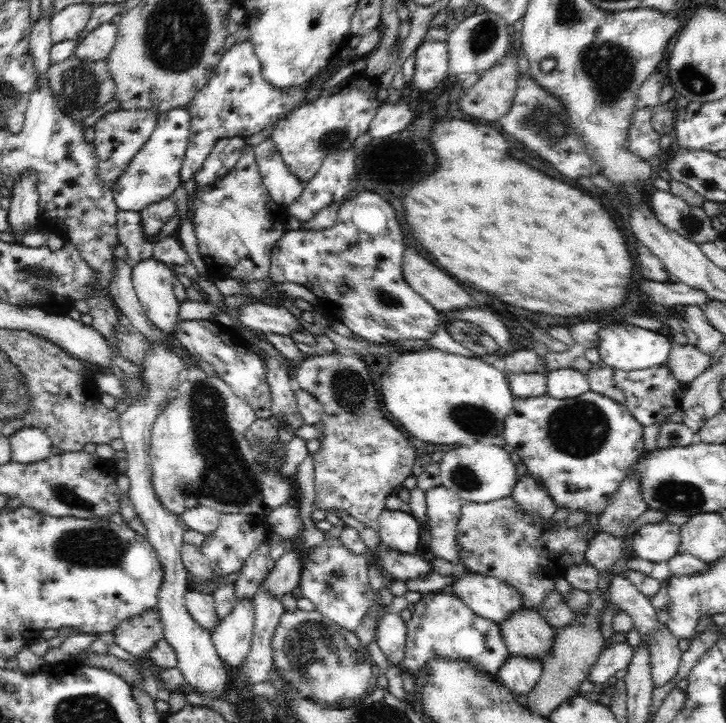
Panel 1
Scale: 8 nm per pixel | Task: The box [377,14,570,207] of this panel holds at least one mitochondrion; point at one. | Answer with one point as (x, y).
(548, 124)

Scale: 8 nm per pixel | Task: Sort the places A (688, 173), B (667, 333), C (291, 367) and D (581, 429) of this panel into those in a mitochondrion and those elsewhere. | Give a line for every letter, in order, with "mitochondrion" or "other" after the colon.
A: other
B: other
C: other
D: mitochondrion

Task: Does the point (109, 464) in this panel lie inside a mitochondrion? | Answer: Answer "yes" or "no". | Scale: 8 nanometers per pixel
no

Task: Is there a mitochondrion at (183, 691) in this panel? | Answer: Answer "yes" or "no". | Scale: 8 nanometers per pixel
no

